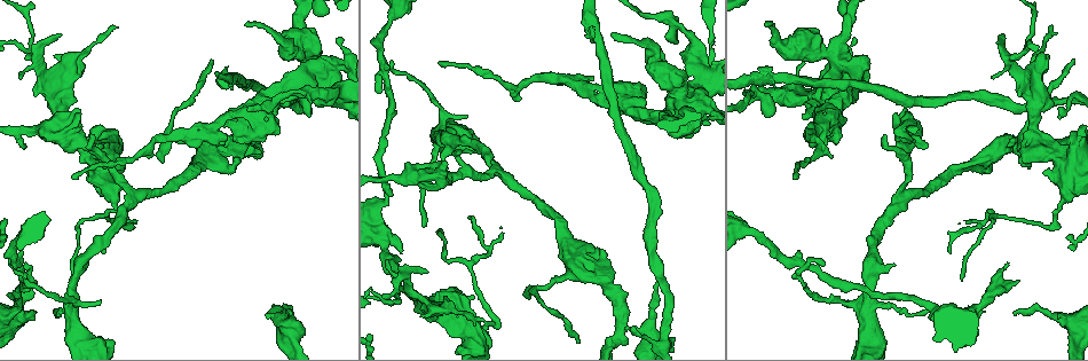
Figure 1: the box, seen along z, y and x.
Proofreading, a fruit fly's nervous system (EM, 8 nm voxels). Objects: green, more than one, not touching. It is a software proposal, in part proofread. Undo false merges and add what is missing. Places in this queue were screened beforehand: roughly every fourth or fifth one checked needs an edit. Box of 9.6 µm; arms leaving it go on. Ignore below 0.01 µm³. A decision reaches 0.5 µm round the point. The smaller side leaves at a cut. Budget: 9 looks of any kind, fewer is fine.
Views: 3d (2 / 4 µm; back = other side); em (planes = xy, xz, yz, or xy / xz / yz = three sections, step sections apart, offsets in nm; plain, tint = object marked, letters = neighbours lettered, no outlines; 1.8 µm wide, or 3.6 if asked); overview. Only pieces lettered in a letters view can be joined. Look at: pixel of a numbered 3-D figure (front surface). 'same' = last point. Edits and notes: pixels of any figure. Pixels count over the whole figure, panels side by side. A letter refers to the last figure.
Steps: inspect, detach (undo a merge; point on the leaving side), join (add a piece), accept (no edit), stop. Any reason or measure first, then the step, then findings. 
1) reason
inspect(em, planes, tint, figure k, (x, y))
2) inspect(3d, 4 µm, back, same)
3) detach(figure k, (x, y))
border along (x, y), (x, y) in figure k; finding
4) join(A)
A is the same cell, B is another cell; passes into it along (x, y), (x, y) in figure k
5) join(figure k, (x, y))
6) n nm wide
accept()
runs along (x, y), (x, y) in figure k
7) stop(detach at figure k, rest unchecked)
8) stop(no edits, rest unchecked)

calibre changes
inspect(3d, 4 µm, back, figure 1, (679, 93))

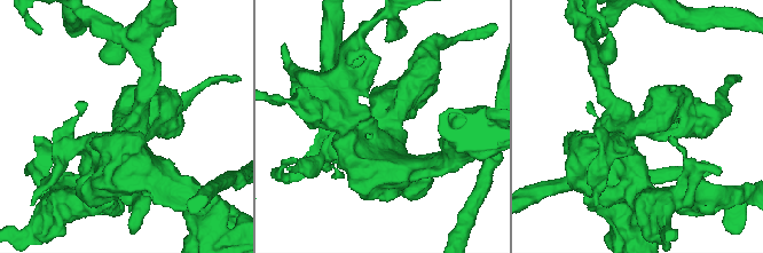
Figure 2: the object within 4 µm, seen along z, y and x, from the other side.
now the EM
inspect(em, 3.6 µm, planes, letters, figure 2, (385, 126))

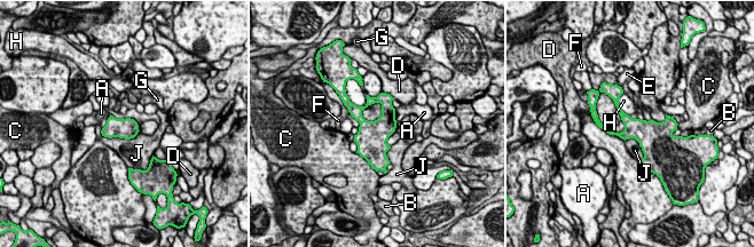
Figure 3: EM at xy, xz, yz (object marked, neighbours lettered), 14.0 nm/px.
300 nm wide
accept()
A, B, C, D, E, F, G, H and J are other cells; border along (139, 130), (130, 138), (102, 136) in figure 3; one cell here

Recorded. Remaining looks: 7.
branch stops here
inspect(em, 3.6 µm, planes, letters, figure 1, (243, 138))

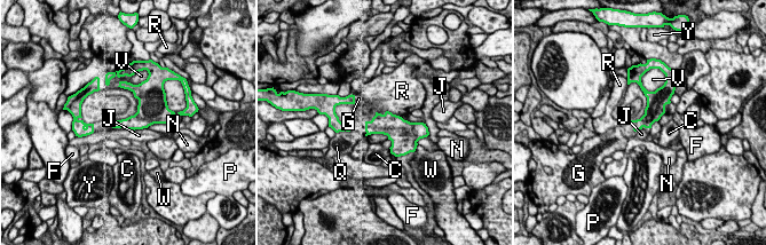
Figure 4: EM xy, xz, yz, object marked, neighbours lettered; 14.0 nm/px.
join(G)
G is the same cell, C, F, J, N, P, Q, R, V, W and Y are other cells; the cell continues

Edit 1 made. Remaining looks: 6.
see it whole again
inspect(overview)

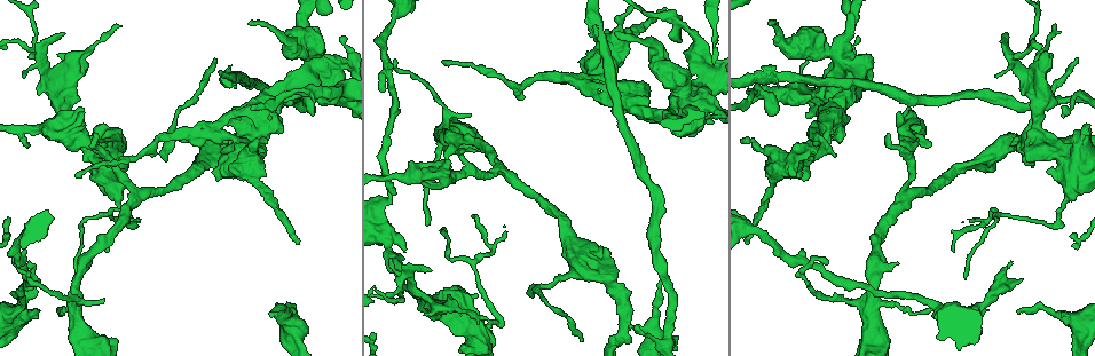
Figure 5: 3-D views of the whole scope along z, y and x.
branch stops here
inspect(3d, 4 µm, figure 5, (479, 151))

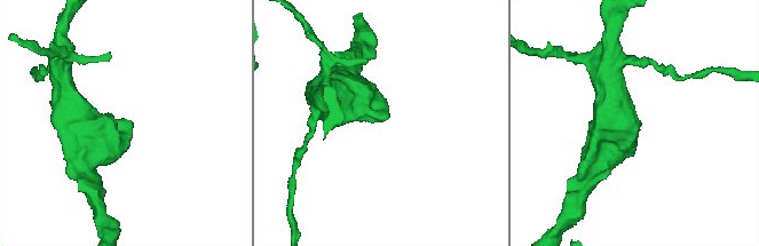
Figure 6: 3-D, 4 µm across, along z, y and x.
inspect(em, 3.6 µm, planes, plain, figure 6, (383, 120))

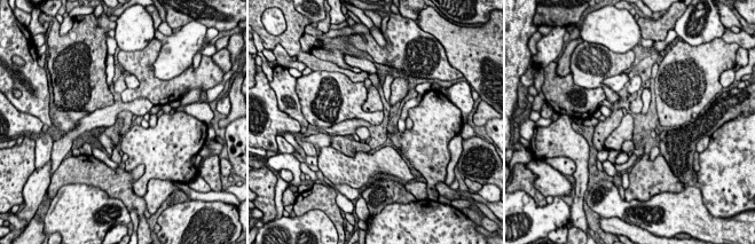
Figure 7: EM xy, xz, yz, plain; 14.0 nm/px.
what lies round it
inspect(em, 3.6 µm, planes, letters, same)

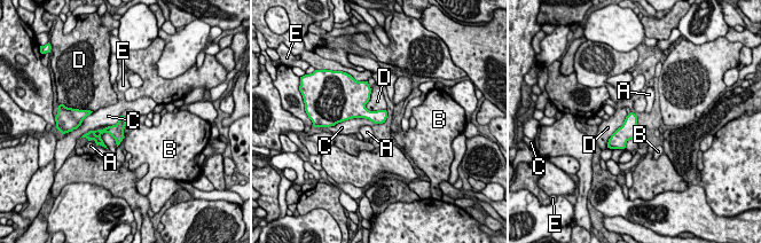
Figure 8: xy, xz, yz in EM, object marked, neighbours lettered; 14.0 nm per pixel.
accept()
A, B, C, D and E are other cells; border along (340, 122), (368, 118), (374, 124) in figure 8; no lettered piece goes on from it

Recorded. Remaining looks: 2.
a fork
inspect(em, xz, step 4, tint, figure 5, (40, 57))

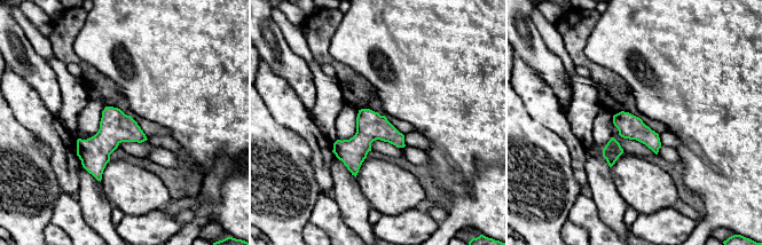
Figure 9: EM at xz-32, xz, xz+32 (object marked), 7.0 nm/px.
inspect(em, planes, letters, same)

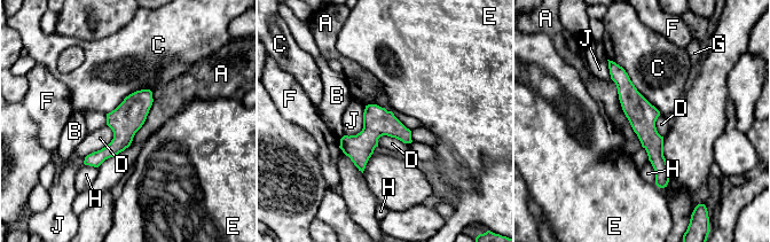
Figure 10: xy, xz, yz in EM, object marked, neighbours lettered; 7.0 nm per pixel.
200 nm wide
accept()
A, B, C, D, E, F, G, H and J are other cells; border along (611, 78), (621, 109), (642, 146) in figure 10; one cell here

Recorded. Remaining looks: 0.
stop(join at figure 4, rest unchecked)

